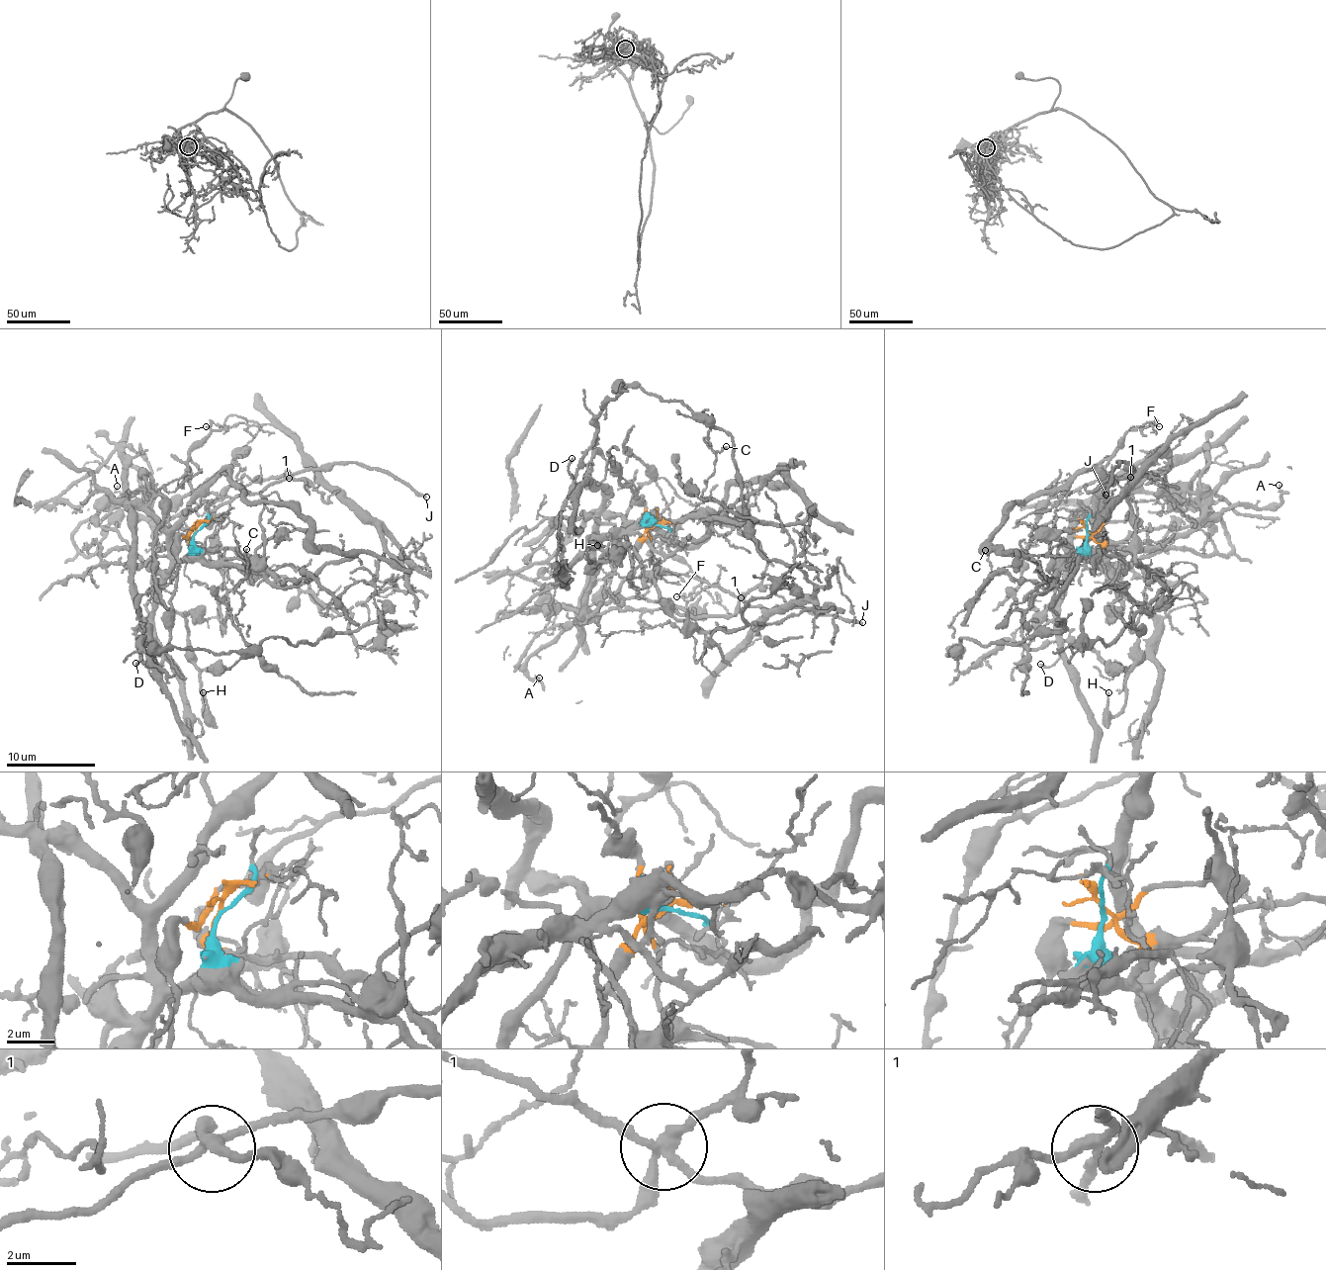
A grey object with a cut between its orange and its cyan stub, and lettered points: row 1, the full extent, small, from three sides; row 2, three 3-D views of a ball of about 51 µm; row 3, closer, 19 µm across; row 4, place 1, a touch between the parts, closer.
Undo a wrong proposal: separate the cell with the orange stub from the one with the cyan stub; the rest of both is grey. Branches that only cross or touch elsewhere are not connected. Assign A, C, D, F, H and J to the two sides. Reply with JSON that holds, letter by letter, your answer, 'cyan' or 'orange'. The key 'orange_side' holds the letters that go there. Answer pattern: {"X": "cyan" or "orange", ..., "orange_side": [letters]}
{"A": "cyan", "C": "orange", "D": "cyan", "F": "cyan", "H": "cyan", "J": "orange", "orange_side": ["C", "J"]}

